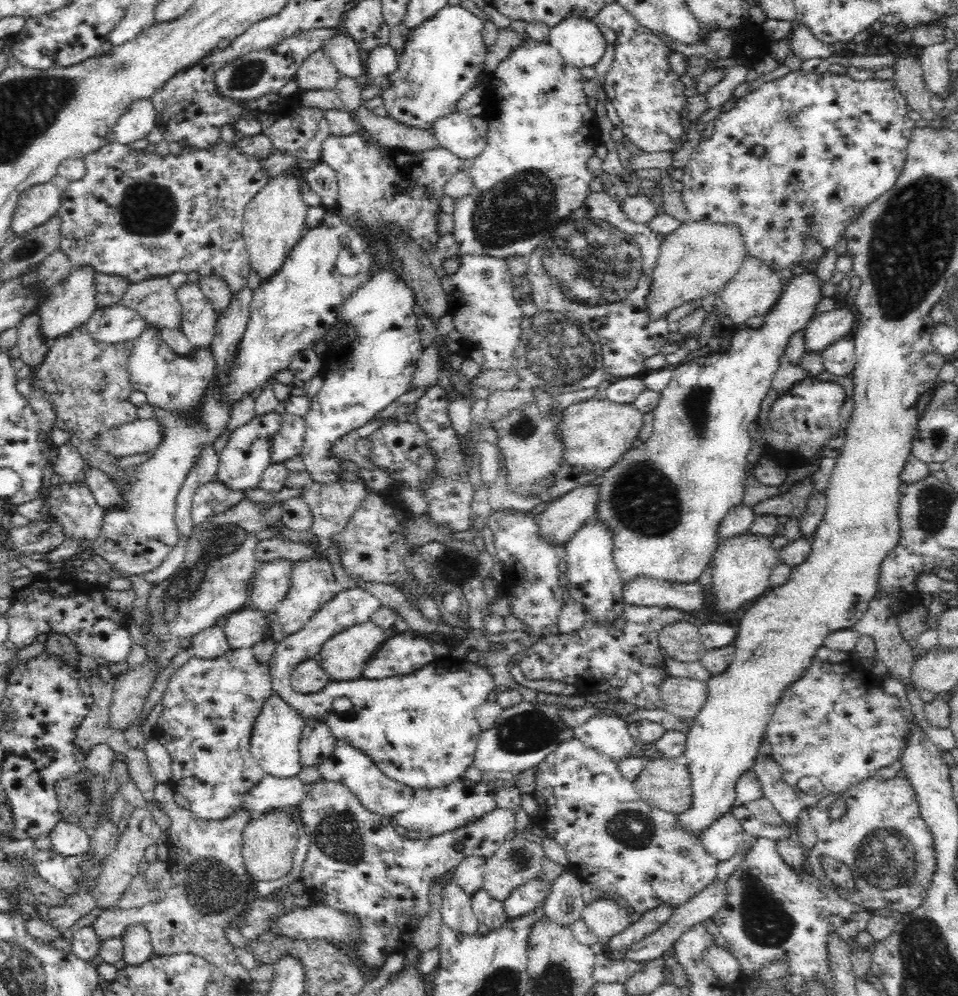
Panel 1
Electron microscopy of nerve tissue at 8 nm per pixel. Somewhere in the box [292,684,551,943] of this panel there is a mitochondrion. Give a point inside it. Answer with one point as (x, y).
(338, 837)

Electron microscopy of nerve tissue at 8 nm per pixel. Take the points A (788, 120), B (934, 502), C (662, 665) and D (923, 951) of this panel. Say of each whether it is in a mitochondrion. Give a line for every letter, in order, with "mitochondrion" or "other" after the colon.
A: mitochondrion
B: mitochondrion
C: other
D: mitochondrion

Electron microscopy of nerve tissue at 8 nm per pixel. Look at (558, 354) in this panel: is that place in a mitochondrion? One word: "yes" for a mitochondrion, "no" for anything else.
yes

